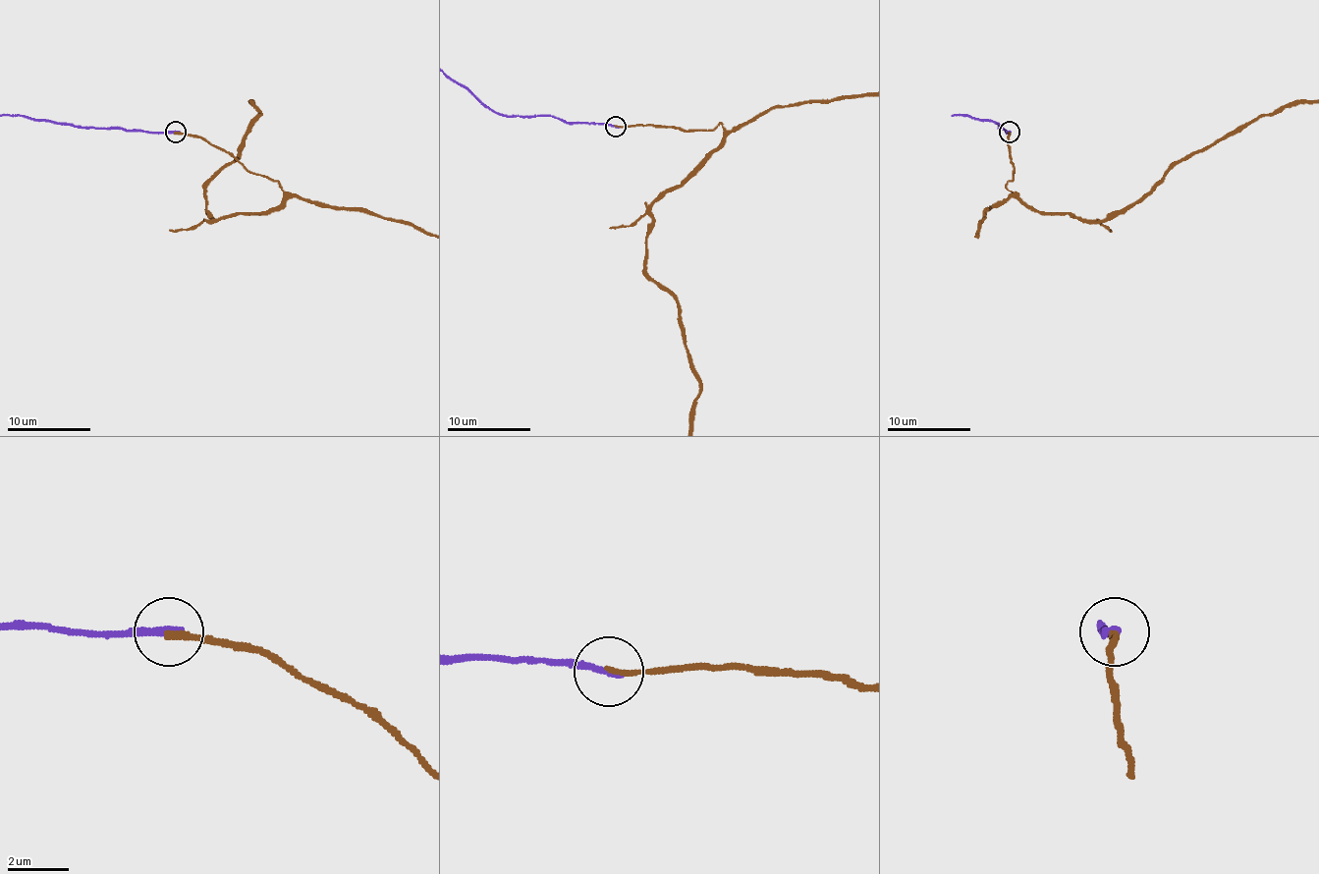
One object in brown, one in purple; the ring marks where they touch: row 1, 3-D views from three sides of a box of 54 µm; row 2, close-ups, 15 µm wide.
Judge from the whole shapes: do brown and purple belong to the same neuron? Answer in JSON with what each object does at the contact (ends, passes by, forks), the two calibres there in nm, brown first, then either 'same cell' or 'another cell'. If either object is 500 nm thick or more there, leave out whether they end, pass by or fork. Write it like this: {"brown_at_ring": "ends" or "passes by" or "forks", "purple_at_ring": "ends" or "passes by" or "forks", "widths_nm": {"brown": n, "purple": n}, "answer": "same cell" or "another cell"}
{"brown_at_ring": "ends", "purple_at_ring": "ends", "widths_nm": {"brown": 190, "purple": 240}, "answer": "another cell"}

